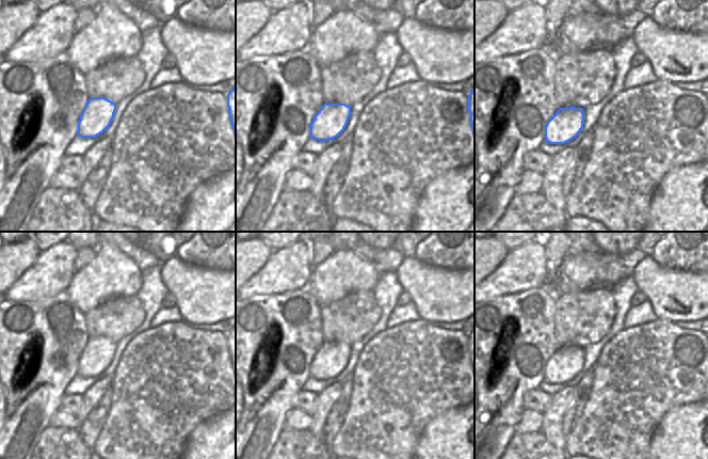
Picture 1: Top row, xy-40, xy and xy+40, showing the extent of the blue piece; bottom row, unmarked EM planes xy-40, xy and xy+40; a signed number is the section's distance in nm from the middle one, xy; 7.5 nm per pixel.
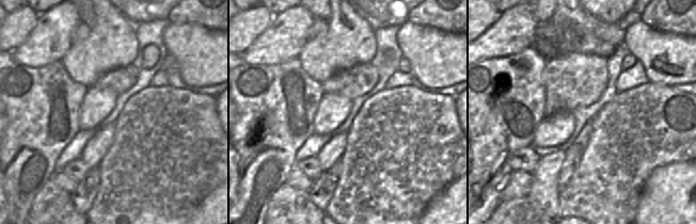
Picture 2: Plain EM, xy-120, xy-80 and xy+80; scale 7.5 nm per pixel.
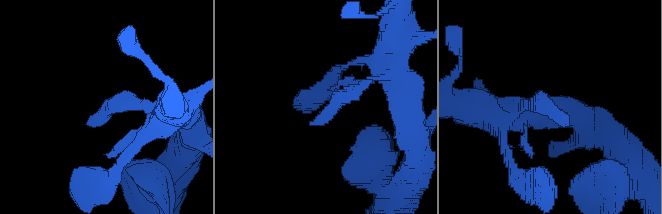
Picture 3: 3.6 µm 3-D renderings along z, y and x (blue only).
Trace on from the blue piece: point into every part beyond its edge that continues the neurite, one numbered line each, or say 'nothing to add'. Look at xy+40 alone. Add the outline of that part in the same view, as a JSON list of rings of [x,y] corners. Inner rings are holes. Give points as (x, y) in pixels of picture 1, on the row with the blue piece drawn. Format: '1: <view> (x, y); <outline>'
nothing to add

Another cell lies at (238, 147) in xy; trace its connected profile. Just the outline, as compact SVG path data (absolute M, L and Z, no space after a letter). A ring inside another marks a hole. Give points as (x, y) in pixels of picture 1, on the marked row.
M236 136L236 187L240 181L241 175L242 175L242 147L238 141L238 137Z

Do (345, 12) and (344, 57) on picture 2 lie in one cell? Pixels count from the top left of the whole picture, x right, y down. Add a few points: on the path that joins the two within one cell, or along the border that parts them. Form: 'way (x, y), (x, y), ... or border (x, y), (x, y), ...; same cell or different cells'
way (342, 22), (344, 25), (344, 45); same cell

